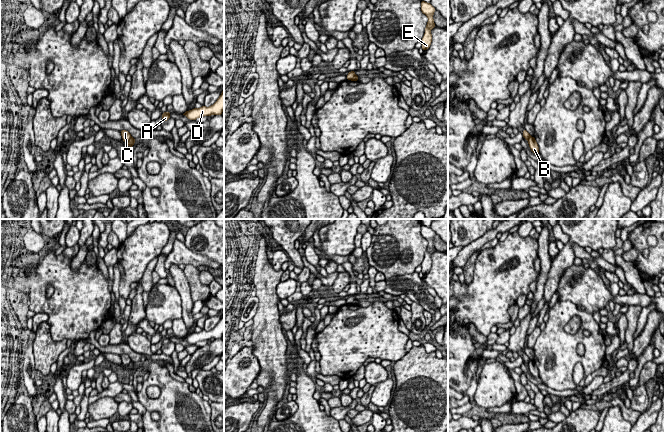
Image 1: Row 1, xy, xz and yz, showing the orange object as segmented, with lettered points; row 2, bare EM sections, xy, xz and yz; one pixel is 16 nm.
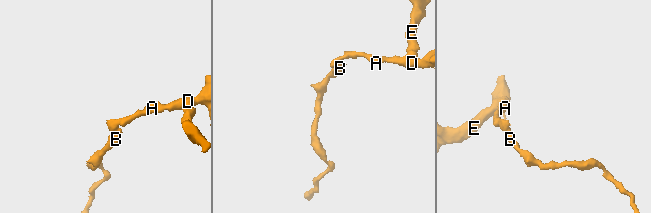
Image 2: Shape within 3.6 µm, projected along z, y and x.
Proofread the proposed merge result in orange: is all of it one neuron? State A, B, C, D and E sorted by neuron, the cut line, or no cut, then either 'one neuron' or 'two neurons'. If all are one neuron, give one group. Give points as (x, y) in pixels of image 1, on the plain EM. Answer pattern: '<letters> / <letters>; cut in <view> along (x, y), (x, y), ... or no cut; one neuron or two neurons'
A C D E / B; cut in xy along (131, 361), (126, 366); two neurons

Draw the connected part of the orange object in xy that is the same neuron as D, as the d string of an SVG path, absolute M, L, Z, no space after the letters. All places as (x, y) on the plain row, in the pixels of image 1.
M224 314L222 315L220 321L217 325L210 331L205 331L204 329L201 332L194 332L192 334L186 335L183 339L190 344L196 344L199 341L222 339L224 334Z

